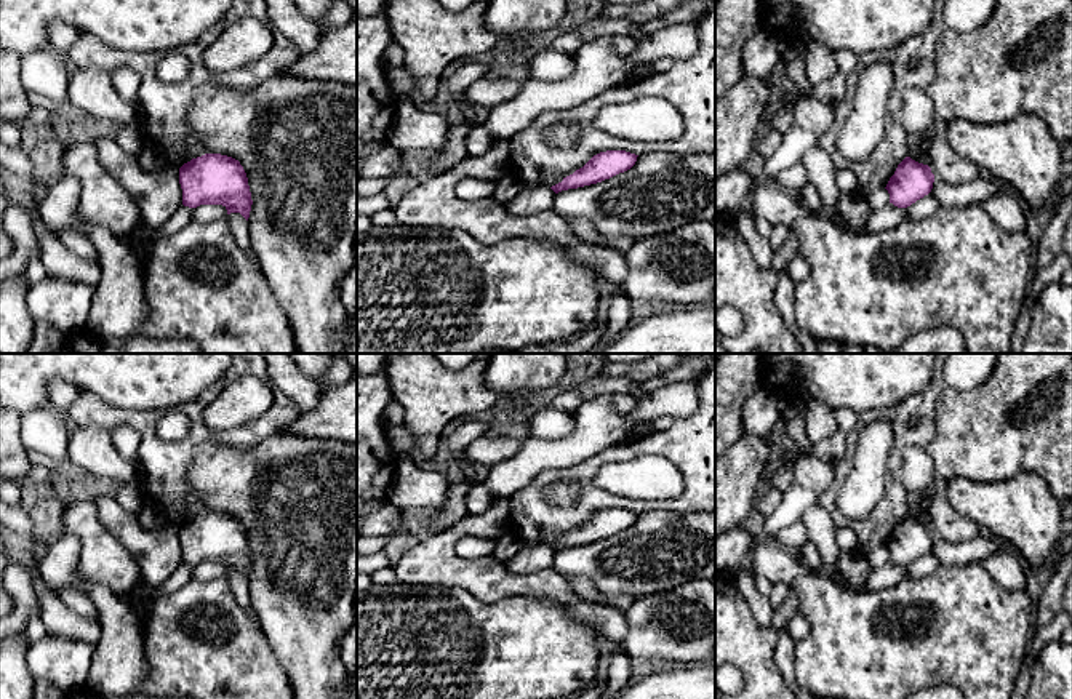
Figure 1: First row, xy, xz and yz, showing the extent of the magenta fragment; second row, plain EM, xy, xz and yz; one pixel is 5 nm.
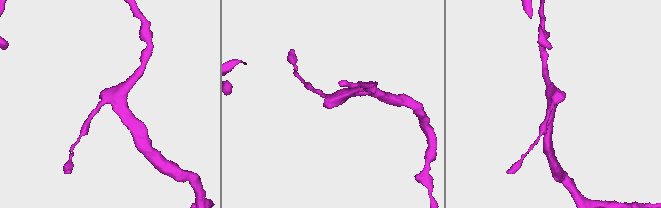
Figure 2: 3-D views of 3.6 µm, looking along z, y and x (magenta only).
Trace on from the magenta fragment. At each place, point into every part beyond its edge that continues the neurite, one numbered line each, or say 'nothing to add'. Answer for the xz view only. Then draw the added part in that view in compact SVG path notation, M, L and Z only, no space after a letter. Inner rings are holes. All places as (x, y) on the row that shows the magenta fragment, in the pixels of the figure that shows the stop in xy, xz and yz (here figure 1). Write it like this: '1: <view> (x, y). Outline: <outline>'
nothing to add

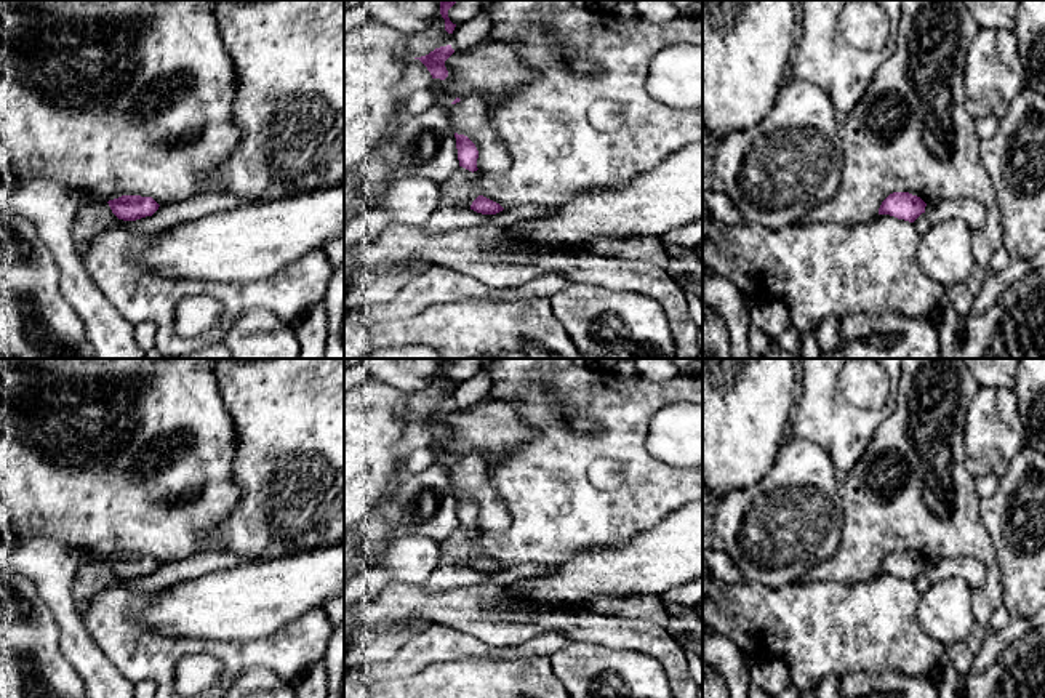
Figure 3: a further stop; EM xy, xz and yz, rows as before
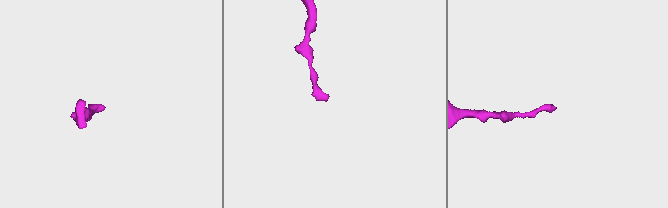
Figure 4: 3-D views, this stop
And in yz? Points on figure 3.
nothing to add

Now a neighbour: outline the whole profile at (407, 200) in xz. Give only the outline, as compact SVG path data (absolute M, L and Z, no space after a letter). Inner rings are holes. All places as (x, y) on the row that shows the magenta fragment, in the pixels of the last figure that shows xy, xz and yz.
M400 176L381 186L381 208L390 223L424 226L440 207L440 186L427 178Z

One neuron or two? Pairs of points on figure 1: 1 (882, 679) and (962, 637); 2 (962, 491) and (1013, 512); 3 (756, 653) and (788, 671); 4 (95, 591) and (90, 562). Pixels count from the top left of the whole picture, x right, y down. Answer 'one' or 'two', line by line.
1: one
2: one
3: two
4: two

